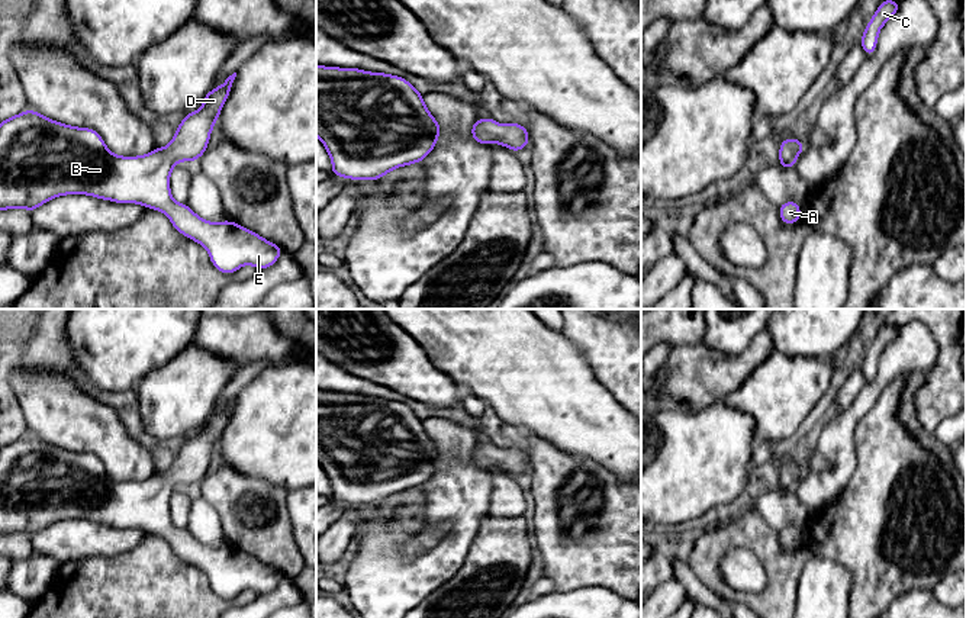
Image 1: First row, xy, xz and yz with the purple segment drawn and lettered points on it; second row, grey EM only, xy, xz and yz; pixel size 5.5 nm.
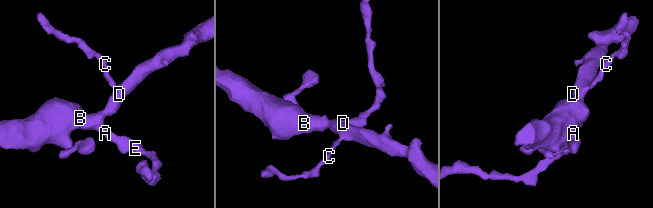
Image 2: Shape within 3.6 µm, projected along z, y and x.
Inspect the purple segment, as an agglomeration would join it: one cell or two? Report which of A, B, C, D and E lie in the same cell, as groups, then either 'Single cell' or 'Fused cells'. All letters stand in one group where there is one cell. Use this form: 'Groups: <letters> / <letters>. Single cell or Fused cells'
Groups: A B C D E. Single cell

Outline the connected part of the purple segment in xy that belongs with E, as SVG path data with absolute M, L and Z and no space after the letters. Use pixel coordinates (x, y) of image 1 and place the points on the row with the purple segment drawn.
M236 73L218 88L212 88L203 97L205 104L199 110L184 115L168 147L155 148L139 157L112 154L94 129L68 126L32 109L0 122L0 210L23 207L32 213L38 206L62 194L88 194L116 203L139 203L146 209L164 212L180 234L207 250L212 264L223 274L232 274L245 264L258 270L271 267L283 252L278 245L231 221L207 222L187 205L176 203L170 193L170 173L174 165L178 161L194 162L207 149L212 128L235 77Z

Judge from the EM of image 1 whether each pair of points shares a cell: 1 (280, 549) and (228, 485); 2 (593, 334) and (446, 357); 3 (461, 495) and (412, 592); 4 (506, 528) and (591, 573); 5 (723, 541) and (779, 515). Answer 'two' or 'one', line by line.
1: one
2: two
3: one
4: two
5: two

